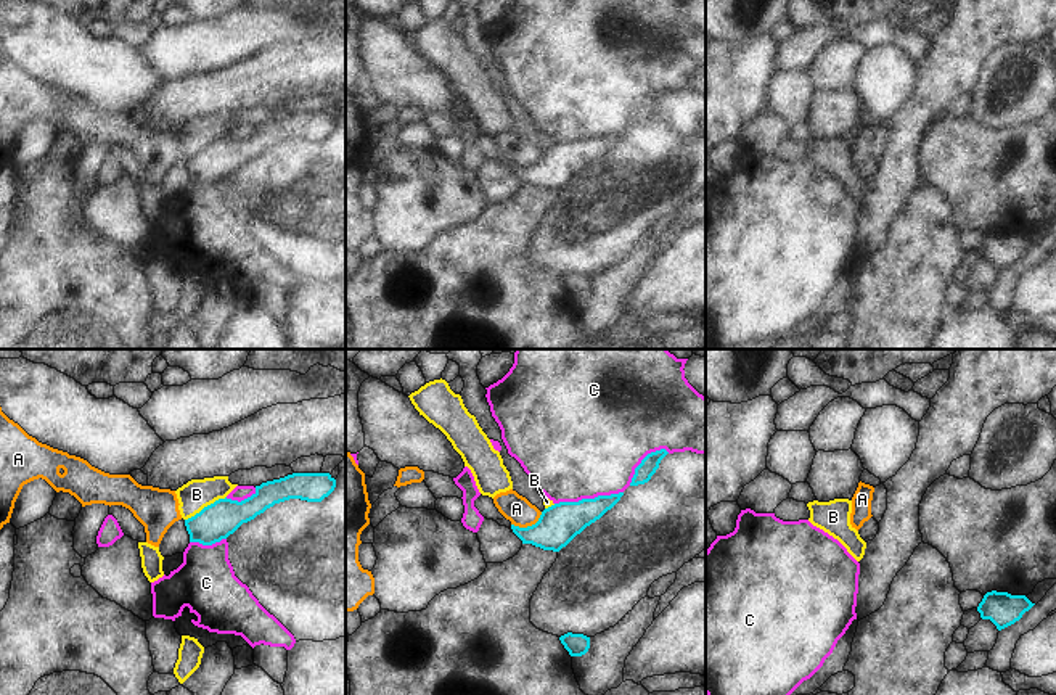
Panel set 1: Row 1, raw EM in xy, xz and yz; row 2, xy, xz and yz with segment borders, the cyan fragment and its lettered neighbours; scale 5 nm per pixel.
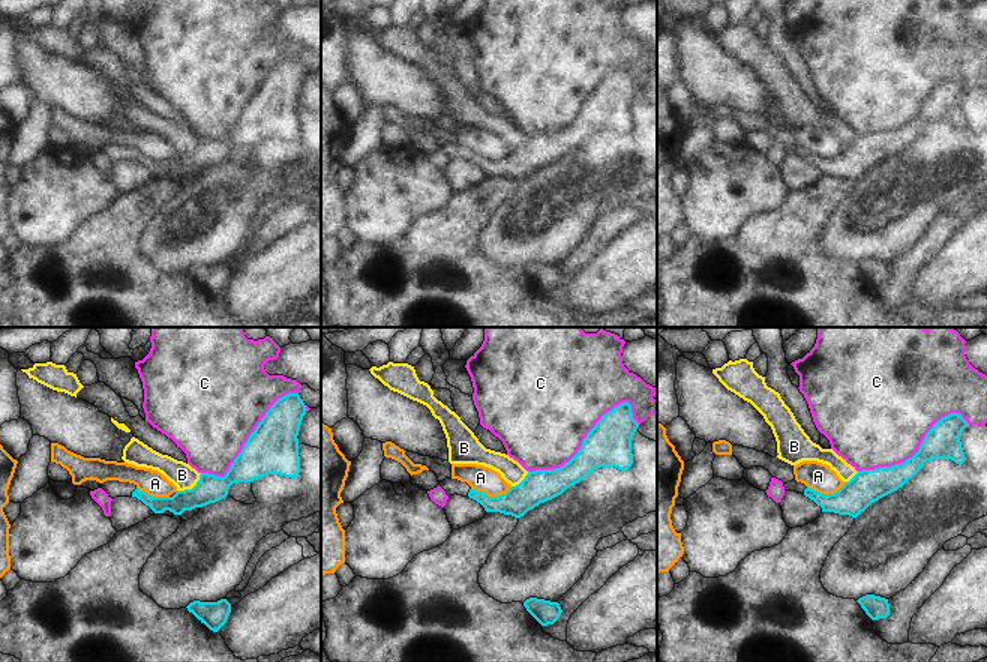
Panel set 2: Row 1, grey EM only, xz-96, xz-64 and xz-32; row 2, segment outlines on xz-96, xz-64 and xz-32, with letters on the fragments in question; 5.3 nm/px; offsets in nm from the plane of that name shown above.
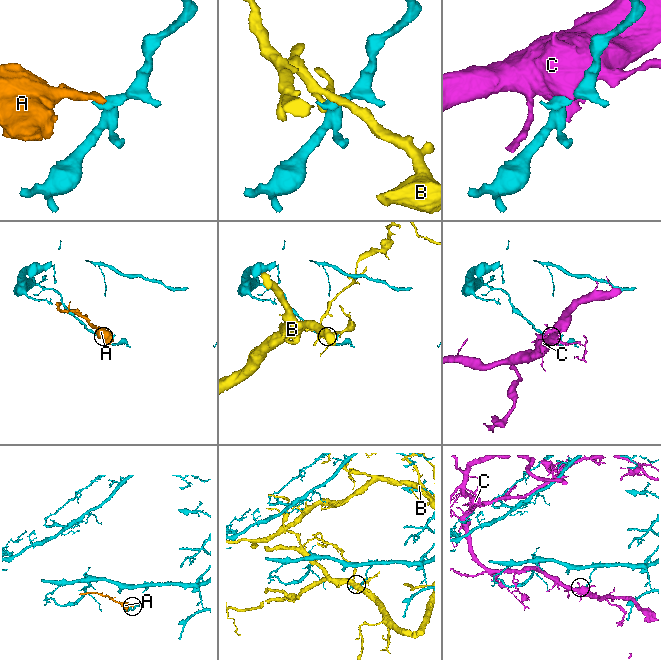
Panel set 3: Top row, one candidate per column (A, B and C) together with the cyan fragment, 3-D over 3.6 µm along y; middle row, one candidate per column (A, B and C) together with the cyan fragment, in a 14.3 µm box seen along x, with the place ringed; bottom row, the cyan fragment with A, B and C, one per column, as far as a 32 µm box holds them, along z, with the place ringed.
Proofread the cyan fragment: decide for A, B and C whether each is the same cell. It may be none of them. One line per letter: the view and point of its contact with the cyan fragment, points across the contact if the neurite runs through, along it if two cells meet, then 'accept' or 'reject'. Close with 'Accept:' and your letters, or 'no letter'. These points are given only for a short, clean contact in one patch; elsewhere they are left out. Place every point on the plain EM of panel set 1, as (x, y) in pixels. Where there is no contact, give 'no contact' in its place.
A: xz (528, 166) | along xz (542, 152), (531, 164), (511, 164) | reject
B: xy (204, 147) | reject
C: xz (589, 139) | reject
Accept: no letter

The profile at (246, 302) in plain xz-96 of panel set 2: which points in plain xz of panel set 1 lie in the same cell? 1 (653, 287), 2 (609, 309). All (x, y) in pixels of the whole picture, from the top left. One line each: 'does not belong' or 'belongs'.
1: belongs
2: does not belong

